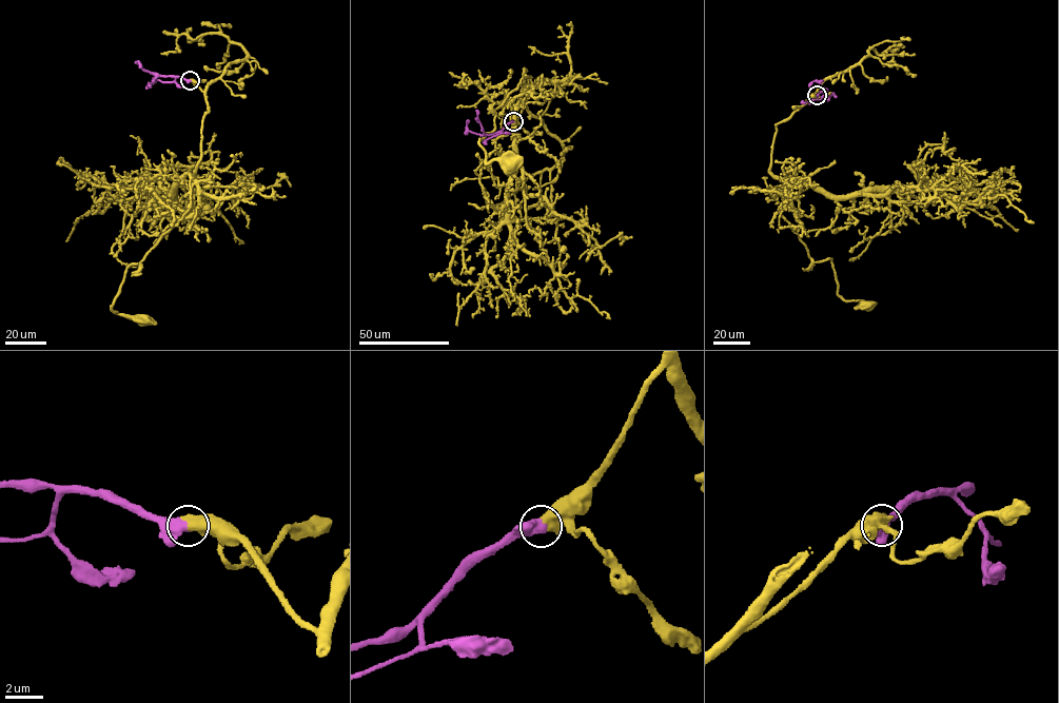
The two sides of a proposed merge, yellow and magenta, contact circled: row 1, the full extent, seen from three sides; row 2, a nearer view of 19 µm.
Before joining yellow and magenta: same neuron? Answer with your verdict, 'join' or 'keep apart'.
join

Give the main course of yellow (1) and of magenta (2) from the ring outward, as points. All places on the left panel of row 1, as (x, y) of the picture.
1: (190, 80), (209, 111), (190, 209), (141, 267), (126, 268), (112, 305), (142, 318)
2: (190, 80), (151, 74), (143, 70), (139, 62), (140, 67)

